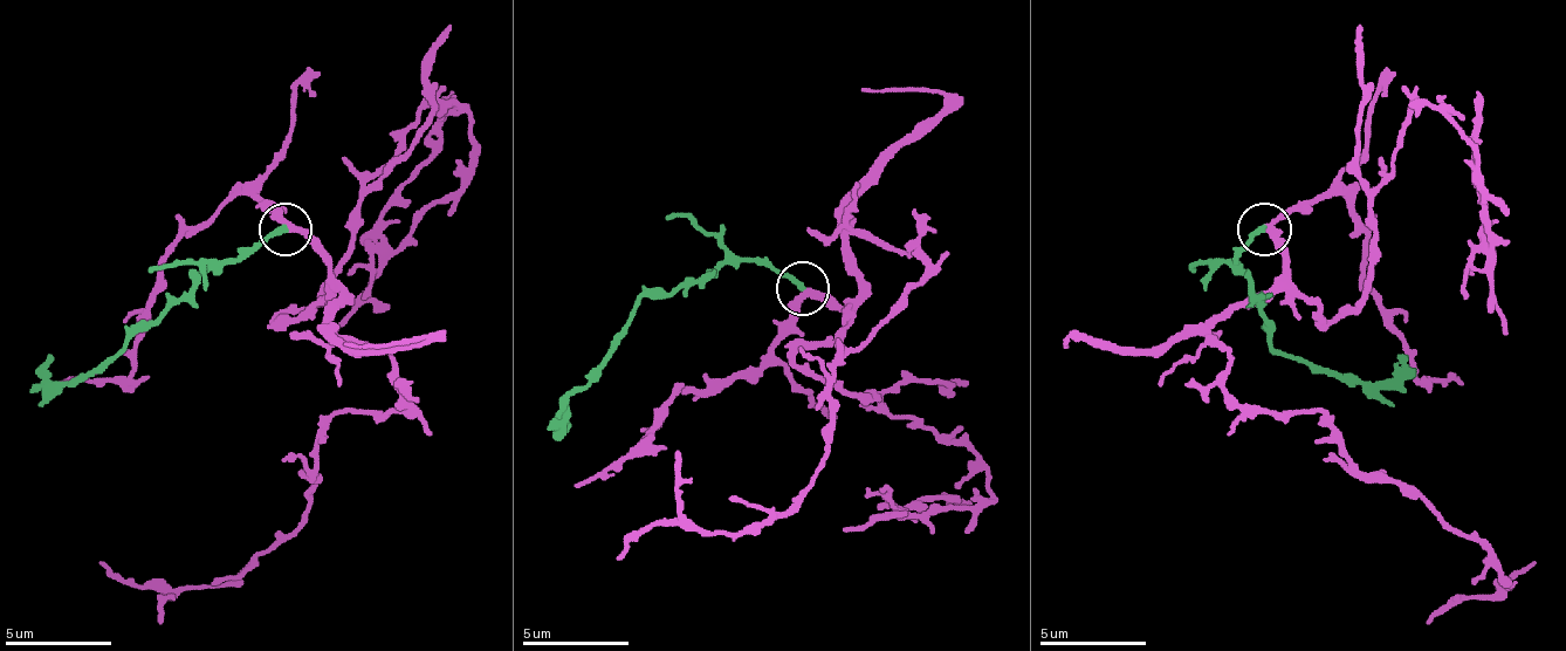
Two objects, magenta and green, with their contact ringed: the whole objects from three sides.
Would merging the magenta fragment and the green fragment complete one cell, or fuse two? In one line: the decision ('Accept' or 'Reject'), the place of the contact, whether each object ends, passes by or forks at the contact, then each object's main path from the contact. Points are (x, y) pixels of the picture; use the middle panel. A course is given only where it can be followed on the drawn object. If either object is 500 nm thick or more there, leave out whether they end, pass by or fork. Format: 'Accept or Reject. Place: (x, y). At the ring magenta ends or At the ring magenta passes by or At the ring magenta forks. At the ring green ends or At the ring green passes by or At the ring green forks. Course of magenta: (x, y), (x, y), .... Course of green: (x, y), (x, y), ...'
Accept. Place: (803, 288). At the ring magenta passes by. At the ring green ends. Course of magenta: (804, 287), (846, 308), (852, 233), (926, 265), (852, 345), (825, 467), (783, 511), (650, 526), (618, 559). Course of green: (804, 287), (750, 260), (735, 260), (650, 292), (618, 350), (570, 398), (570, 419), (554, 442)

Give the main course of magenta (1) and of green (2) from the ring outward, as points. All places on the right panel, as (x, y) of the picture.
1: (1263, 228), (1284, 271), (1209, 329), (1225, 388), (1321, 415), (1502, 590), (1534, 563)
2: (1263, 228), (1236, 260), (1268, 340), (1326, 371), (1359, 383), (1395, 383), (1417, 367)

